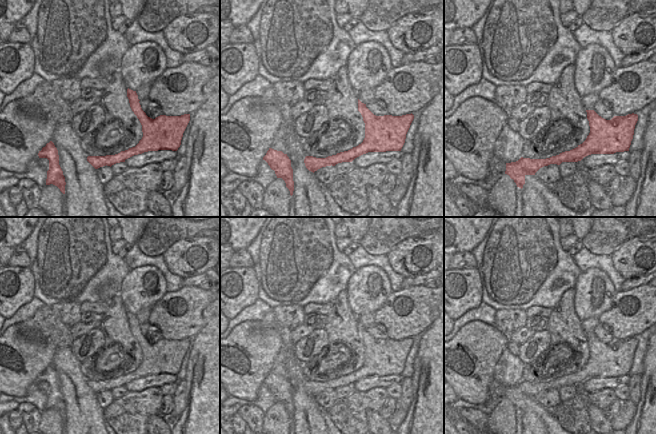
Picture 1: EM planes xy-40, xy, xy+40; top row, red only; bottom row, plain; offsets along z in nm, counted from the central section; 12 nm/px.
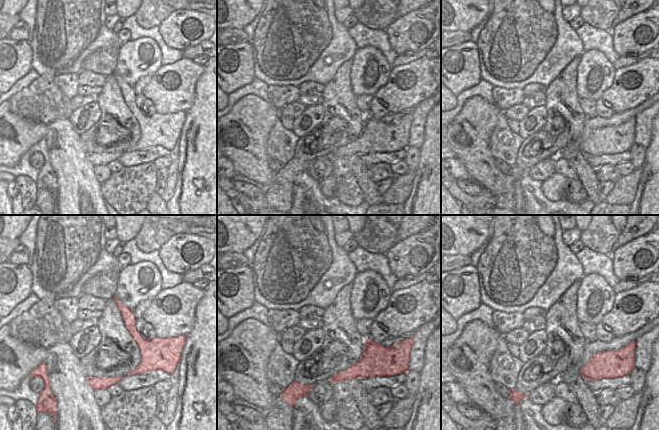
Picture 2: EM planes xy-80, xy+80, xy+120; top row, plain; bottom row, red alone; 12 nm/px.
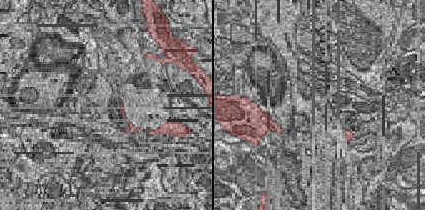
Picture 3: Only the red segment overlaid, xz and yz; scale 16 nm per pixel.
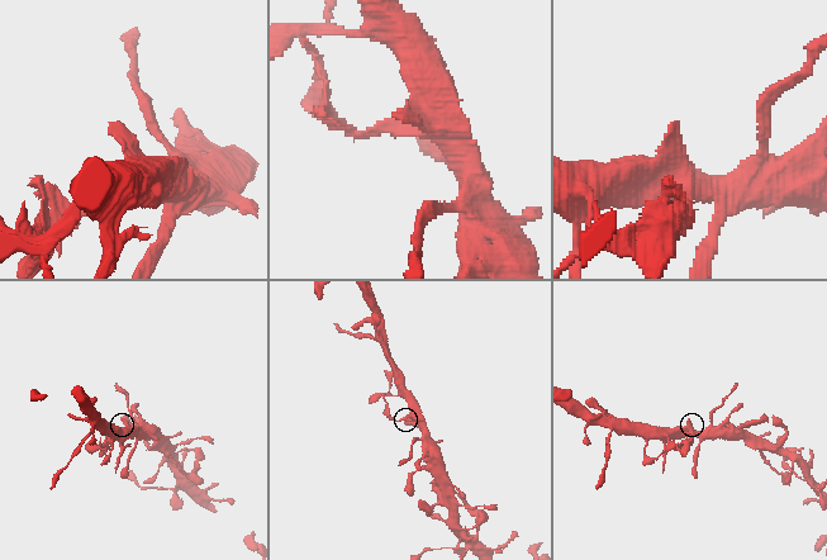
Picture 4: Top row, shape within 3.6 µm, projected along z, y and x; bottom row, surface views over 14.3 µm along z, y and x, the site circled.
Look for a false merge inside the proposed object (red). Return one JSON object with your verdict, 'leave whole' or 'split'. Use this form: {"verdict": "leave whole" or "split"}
{"verdict": "split"}

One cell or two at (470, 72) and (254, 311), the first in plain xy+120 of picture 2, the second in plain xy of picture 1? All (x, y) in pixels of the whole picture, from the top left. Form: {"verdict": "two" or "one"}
{"verdict": "two"}

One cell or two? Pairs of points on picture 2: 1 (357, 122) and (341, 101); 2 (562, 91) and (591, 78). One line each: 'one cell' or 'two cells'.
1: one cell
2: two cells

